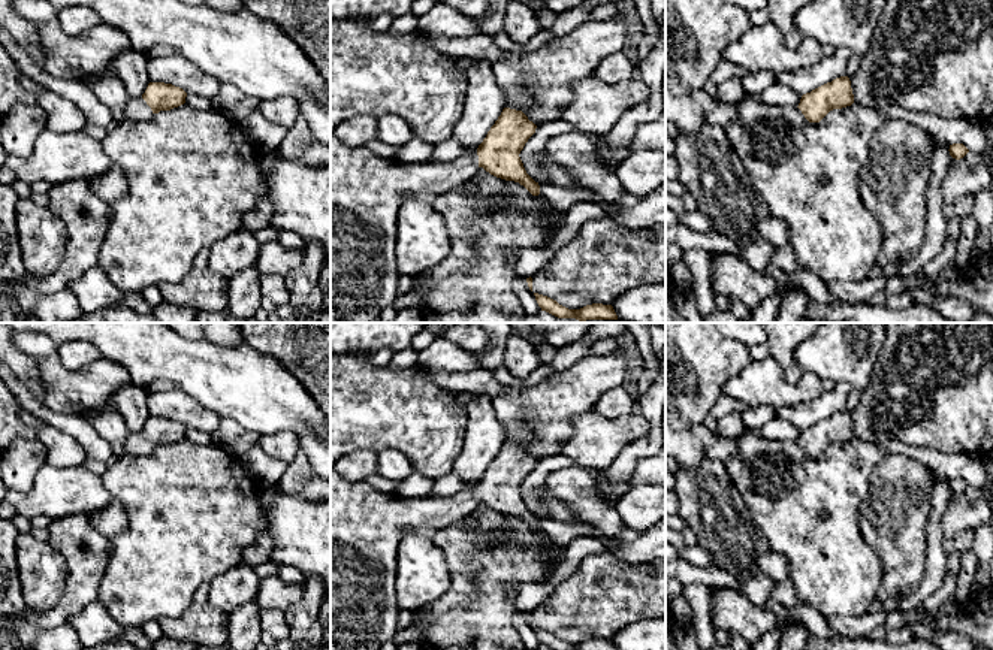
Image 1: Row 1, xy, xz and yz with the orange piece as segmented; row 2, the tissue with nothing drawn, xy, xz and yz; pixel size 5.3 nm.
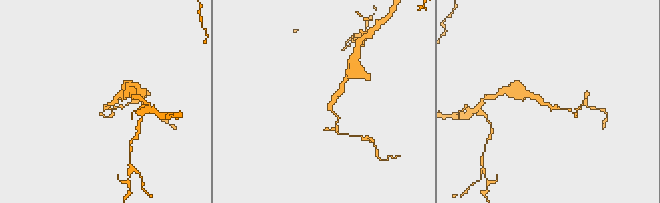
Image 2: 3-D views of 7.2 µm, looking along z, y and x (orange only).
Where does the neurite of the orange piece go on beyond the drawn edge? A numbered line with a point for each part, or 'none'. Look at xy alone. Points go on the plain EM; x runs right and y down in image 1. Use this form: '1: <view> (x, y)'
1: xy (136, 444)

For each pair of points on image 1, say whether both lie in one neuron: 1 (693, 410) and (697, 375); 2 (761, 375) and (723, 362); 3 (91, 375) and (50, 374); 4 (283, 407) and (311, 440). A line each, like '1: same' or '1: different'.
1: same
2: different
3: same
4: different

